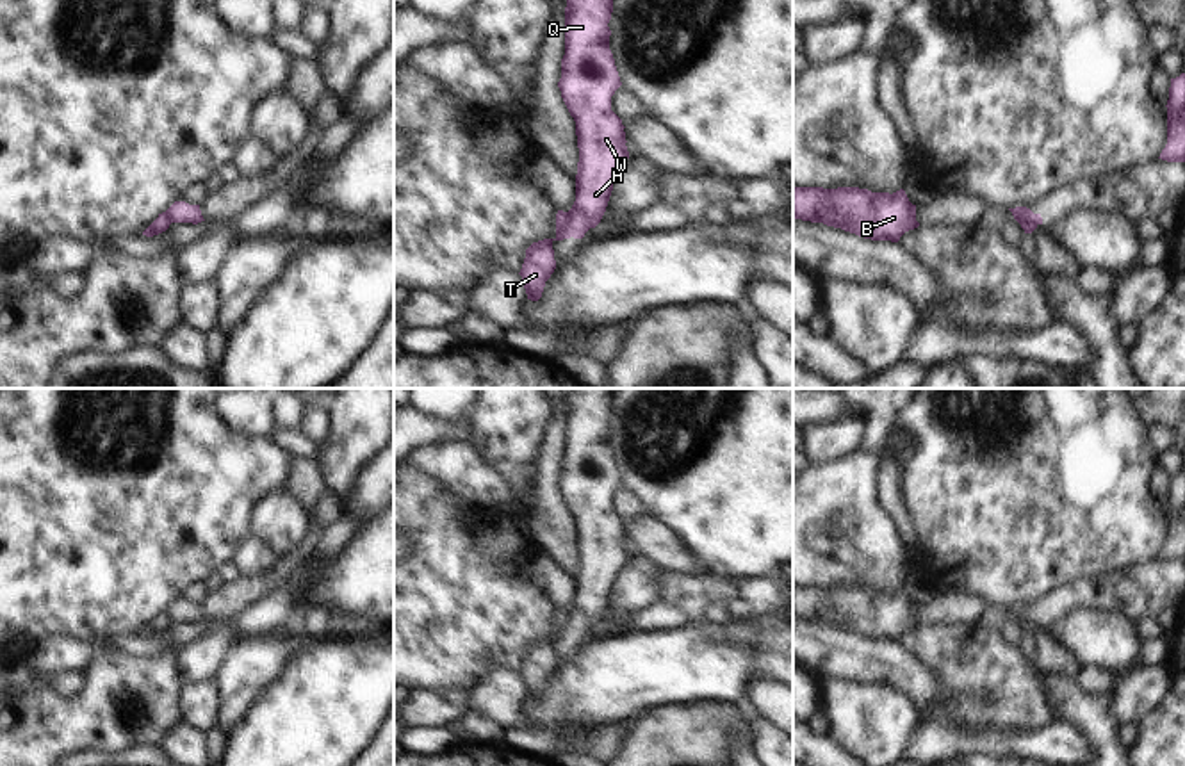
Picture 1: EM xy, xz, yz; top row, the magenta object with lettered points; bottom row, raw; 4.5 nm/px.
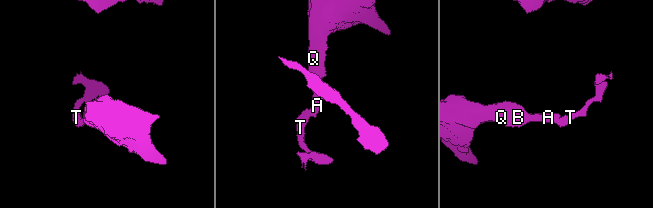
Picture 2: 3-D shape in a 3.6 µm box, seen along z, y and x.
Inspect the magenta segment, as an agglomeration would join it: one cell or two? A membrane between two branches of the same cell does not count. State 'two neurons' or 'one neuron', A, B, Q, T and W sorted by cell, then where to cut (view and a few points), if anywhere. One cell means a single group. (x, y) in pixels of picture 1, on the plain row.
two neurons; groups A B Q W / T; cut xz (567, 611), (572, 635)

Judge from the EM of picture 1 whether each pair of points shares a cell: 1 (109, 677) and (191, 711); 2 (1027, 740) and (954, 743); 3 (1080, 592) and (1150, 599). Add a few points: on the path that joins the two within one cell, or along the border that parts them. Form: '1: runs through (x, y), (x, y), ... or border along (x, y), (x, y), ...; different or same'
1: border along (184, 684), (179, 695), (179, 720); different
2: runs through (1009, 741), (972, 741); same
3: runs through (1098, 595), (1132, 595); same

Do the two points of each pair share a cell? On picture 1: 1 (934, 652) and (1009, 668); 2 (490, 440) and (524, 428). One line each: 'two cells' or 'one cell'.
1: one cell
2: one cell

